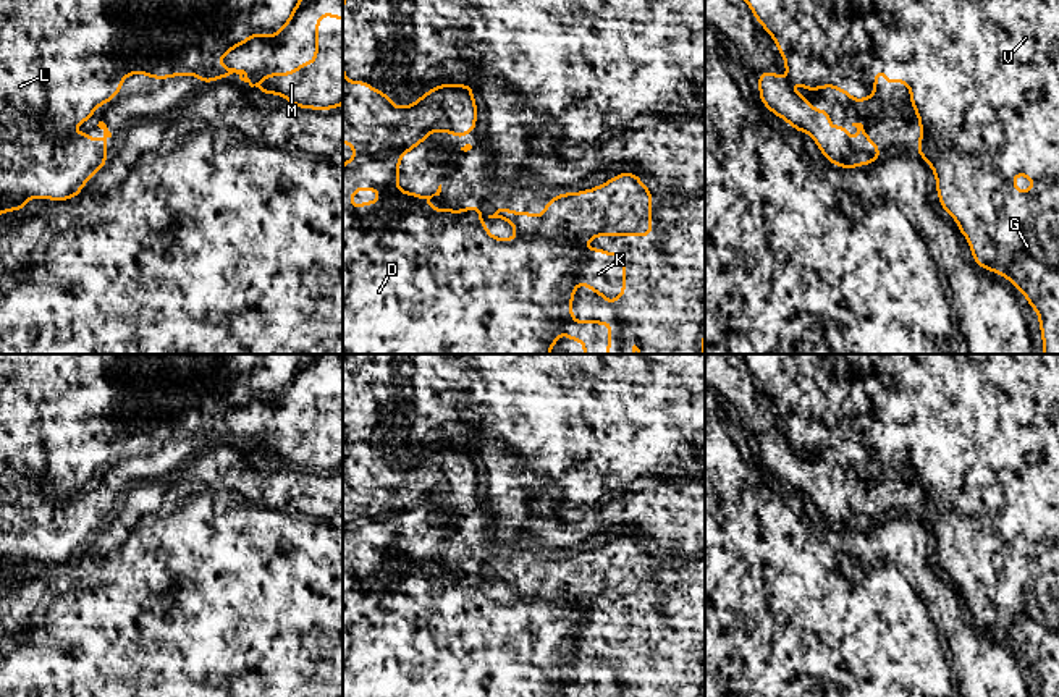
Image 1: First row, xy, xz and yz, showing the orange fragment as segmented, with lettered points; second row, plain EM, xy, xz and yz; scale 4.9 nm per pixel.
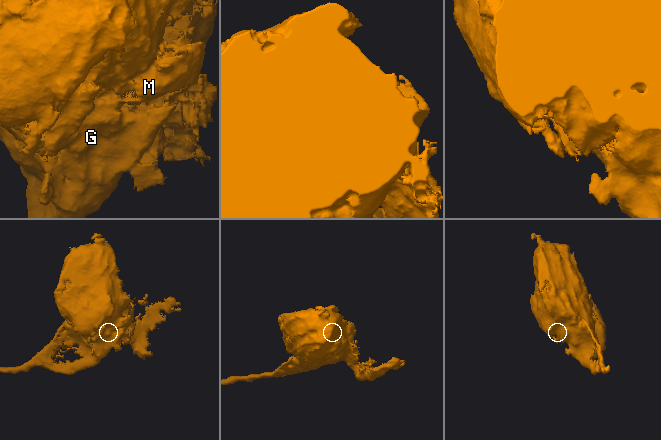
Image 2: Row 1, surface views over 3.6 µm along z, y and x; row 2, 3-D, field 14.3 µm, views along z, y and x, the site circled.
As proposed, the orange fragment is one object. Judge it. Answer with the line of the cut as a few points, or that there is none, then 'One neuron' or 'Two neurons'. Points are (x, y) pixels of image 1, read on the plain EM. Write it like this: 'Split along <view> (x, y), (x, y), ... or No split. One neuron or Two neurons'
No split. One neuron

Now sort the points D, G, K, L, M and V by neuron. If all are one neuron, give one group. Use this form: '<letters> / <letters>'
D G K L M V

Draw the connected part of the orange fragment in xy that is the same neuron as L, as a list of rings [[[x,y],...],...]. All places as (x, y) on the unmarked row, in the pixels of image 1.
[[[0,354],[0,577],[26,572],[26,561],[68,563],[79,558],[108,519],[107,487],[99,484],[103,501],[84,495],[58,496],[57,487],[78,488],[87,484],[99,467],[116,459],[123,440],[136,435],[152,441],[194,437],[209,446],[233,435],[260,456],[278,456],[299,471],[331,472],[343,466],[343,380],[317,377],[315,422],[301,425],[293,435],[268,435],[255,446],[244,432],[228,430],[218,422],[254,398],[275,401],[291,385],[307,354]]]

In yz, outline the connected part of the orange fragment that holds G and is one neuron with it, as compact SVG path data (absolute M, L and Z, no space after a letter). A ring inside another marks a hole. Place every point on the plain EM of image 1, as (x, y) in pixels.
M726 354L747 364L757 383L774 401L784 420L787 437L810 453L833 448L846 454L854 466L876 459L876 427L884 427L884 441L891 450L904 443L920 484L920 519L930 526L936 539L938 561L943 571L959 585L978 629L1006 639L1019 650L1032 671L1038 673L1041 697L1059 697L1059 354ZM928 493L954 509L939 511ZM1023 535L1035 548L1020 555L1012 542Z

